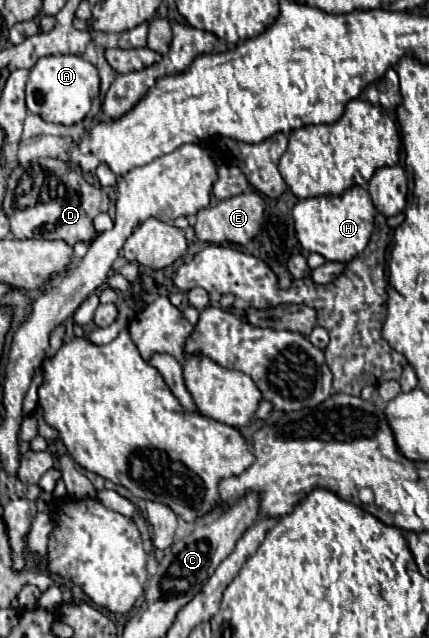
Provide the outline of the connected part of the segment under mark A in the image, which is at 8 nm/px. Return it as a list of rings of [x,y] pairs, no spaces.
[[[43,56],[29,70],[27,80],[27,108],[33,114],[39,114],[45,122],[55,124],[77,124],[81,122],[89,110],[91,100],[99,94],[99,74],[97,68],[81,56]]]

